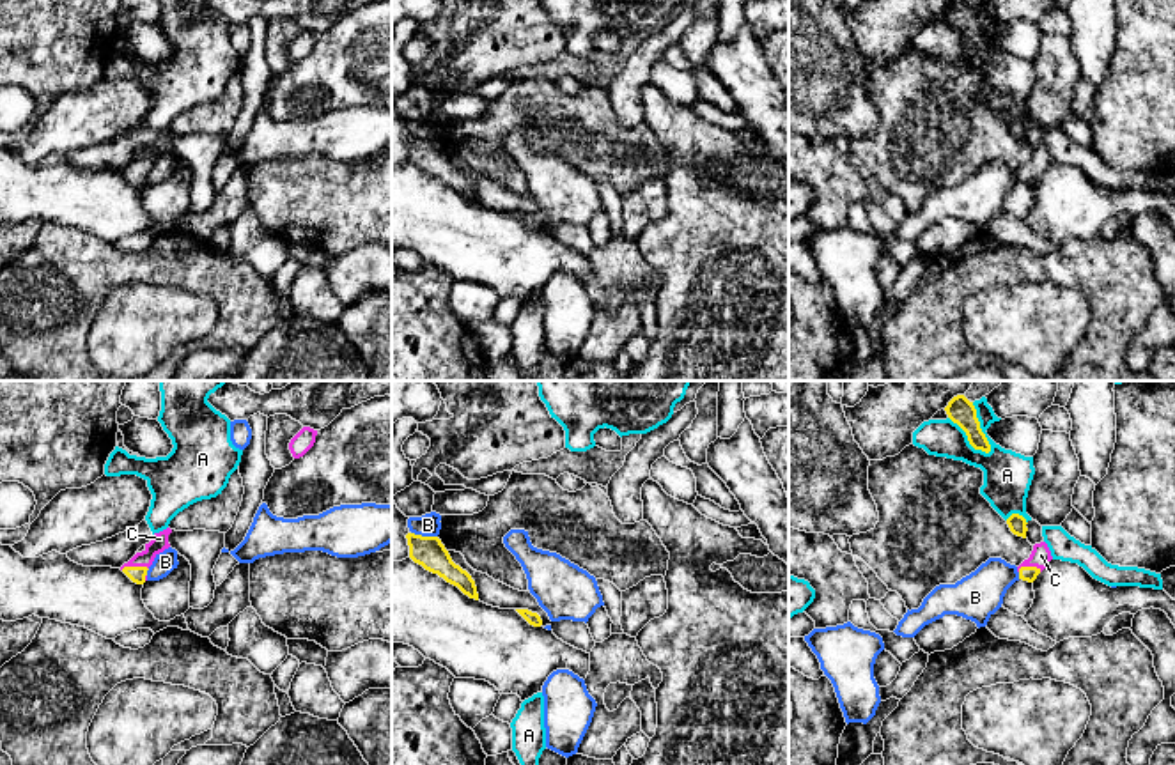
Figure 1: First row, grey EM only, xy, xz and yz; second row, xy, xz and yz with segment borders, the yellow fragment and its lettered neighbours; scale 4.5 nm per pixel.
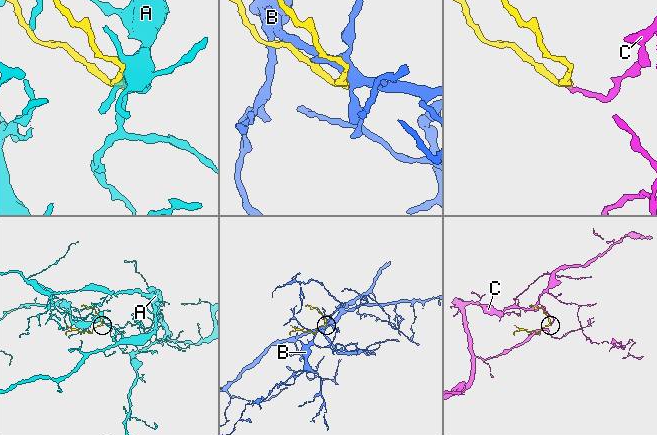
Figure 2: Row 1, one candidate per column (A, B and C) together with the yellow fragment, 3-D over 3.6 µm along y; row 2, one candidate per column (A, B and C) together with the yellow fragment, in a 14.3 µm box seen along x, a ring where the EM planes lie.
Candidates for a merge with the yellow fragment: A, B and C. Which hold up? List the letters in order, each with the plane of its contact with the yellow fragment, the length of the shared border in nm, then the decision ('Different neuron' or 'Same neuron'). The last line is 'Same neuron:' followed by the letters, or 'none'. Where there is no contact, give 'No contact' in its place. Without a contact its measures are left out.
A: Touches yellow in yz. Shared border 260 nm. Different neuron
B: Touches yellow in xz. Shared border 120 nm. Different neuron
C: Touches yellow in xy. Shared border 130 nm. Same neuron
Same neuron: C

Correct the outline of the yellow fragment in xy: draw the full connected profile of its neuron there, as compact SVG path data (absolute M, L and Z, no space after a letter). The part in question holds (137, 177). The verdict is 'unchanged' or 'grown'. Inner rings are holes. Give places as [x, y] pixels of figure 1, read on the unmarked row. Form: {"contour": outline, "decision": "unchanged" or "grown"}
{"contour": "M170 131L154 136L152 143L145 147L142 156L136 156L128 166L121 170L121 174L136 188L144 188L147 184L147 174L152 168L154 161L170 151L168 138Z", "decision": "grown"}

